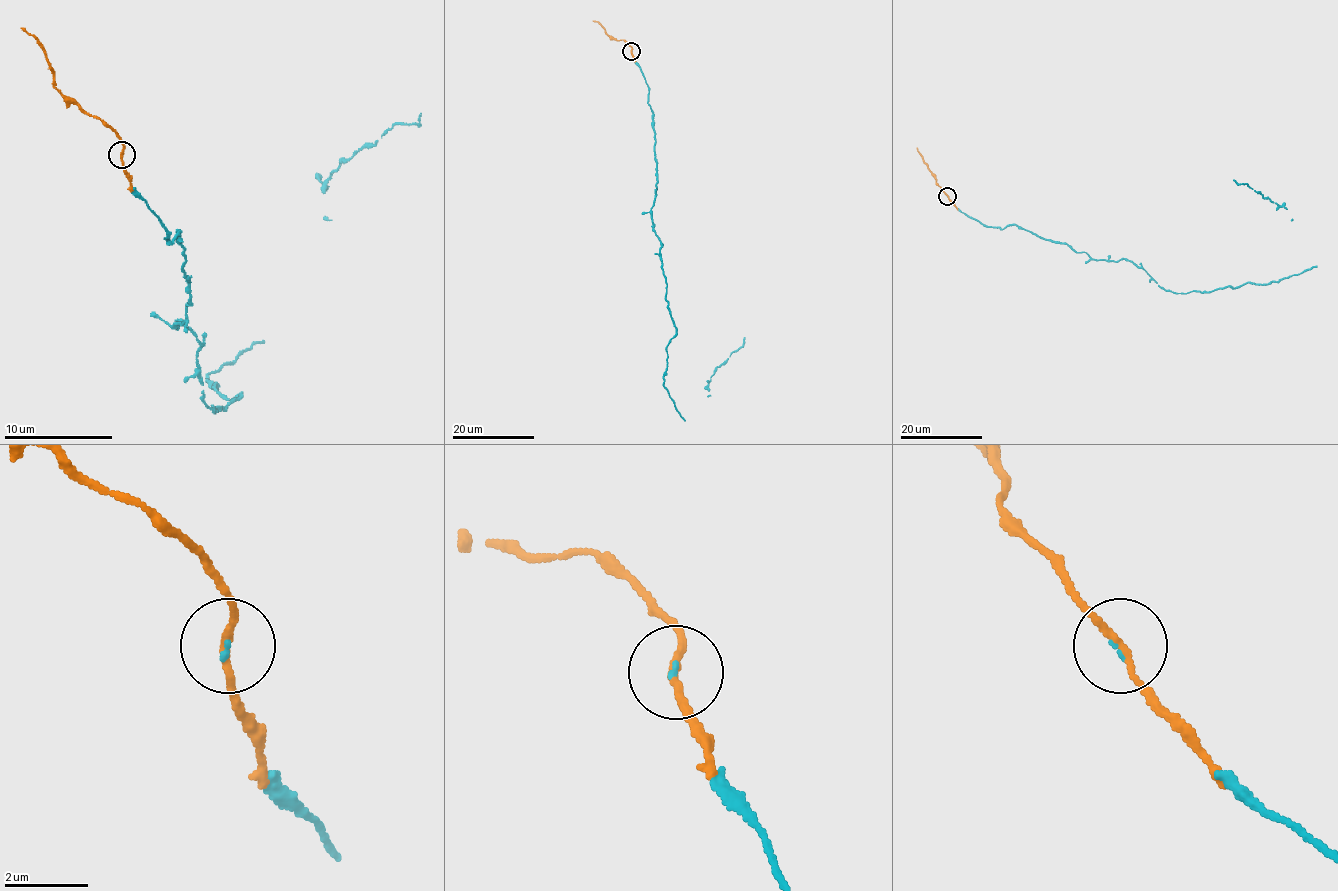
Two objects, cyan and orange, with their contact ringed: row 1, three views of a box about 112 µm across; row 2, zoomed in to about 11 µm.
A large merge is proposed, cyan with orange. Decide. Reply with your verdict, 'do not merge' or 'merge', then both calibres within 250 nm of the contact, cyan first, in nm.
merge; calibres 70 and 160 nm

